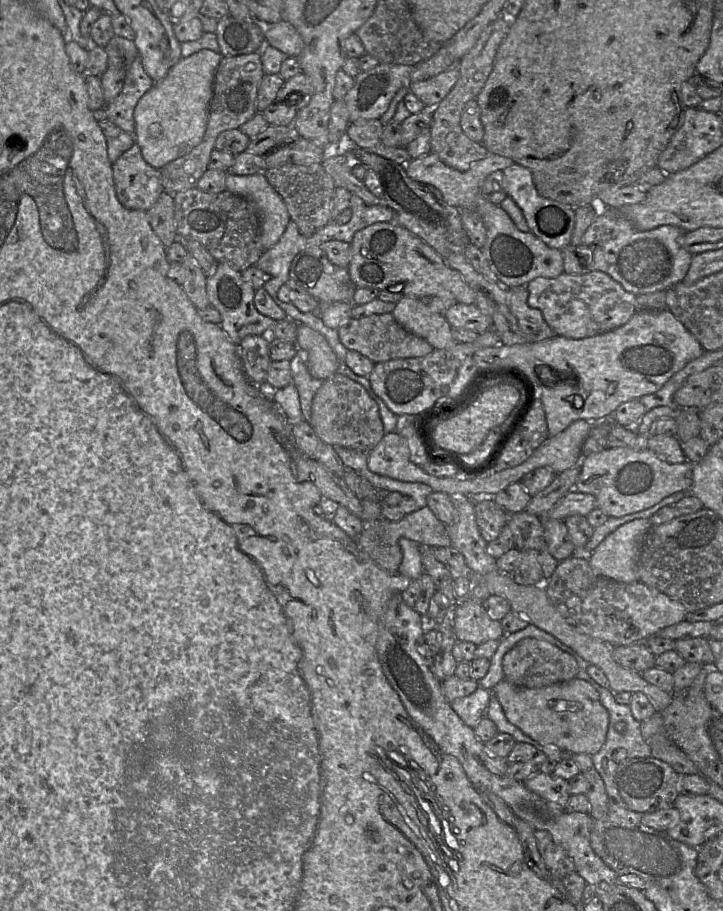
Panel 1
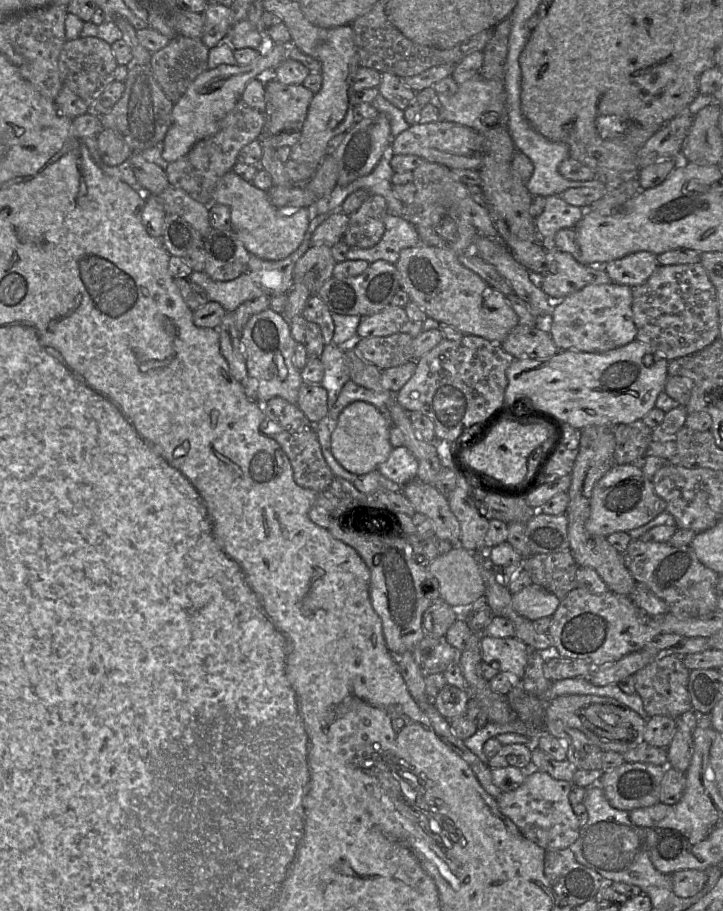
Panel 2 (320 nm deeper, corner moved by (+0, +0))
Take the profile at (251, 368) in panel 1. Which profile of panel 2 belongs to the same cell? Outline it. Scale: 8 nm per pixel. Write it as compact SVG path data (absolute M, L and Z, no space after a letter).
M274 397L262 406L265 418L260 425L260 432L274 439L287 455L294 481L303 488L318 493L326 492L334 479L334 474L323 457L314 424L296 404L291 404L281 397Z

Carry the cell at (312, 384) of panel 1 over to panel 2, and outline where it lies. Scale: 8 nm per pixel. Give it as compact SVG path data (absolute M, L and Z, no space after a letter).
M333 342L324 346L320 360L324 368L324 377L320 385L327 391L327 404L330 409L336 402L344 384L351 380L350 373L345 363L343 347Z

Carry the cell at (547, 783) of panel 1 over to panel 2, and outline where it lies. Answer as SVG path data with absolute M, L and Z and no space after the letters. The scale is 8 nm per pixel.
M530 769L518 788L502 792L496 800L500 811L517 826L524 837L545 851L561 850L570 848L579 837L580 826L569 802L572 786L570 782L556 780L545 772Z

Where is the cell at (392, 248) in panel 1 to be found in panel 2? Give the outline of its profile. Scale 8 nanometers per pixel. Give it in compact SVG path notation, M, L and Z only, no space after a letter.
M452 205L447 210L447 216L452 218L458 227L458 239L455 243L448 243L444 248L418 245L405 248L400 252L395 263L400 274L401 289L407 292L412 302L419 305L428 317L435 319L440 324L457 328L466 335L482 337L494 344L501 344L510 331L519 324L516 312L508 302L506 295L491 287L478 274L462 265L459 255L472 252L473 243L478 235L478 230L471 223L459 205Z

